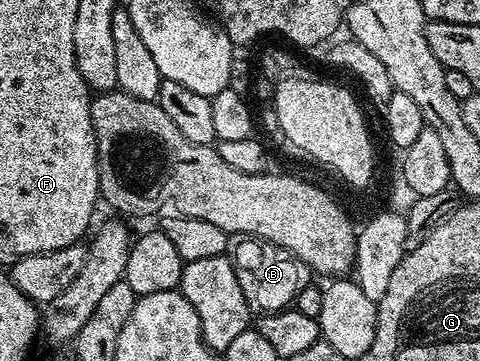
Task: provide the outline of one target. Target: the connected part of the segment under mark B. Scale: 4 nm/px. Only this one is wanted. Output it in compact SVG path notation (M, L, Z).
M255 236L239 237L231 245L230 259L234 274L238 274L238 286L242 286L242 294L246 294L248 307L256 314L283 312L310 283L310 269L307 264L290 254L290 250L258 240Z

